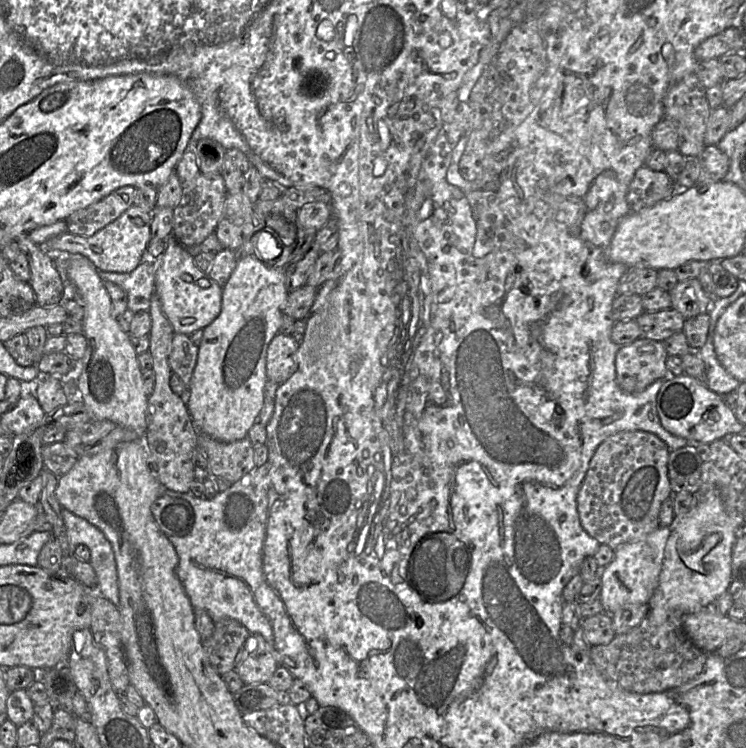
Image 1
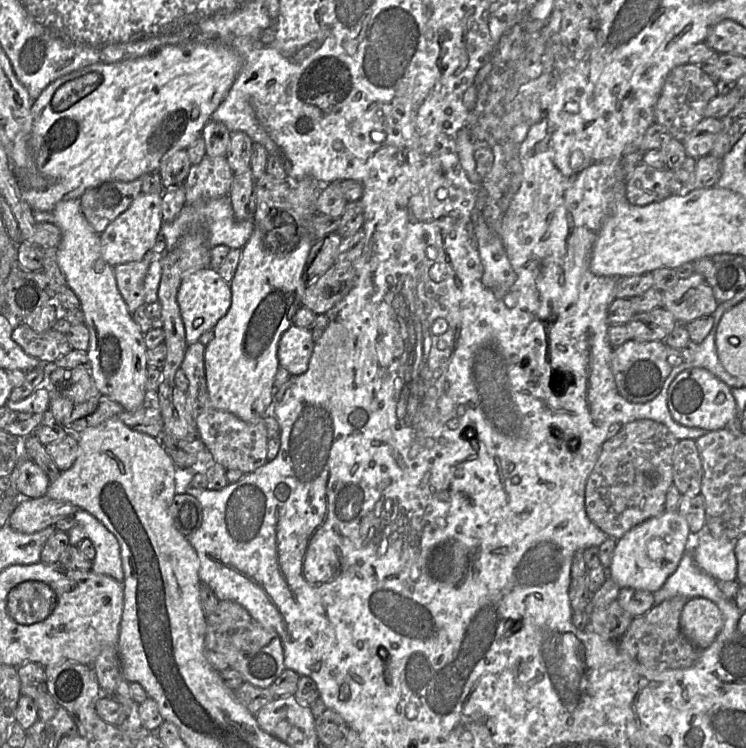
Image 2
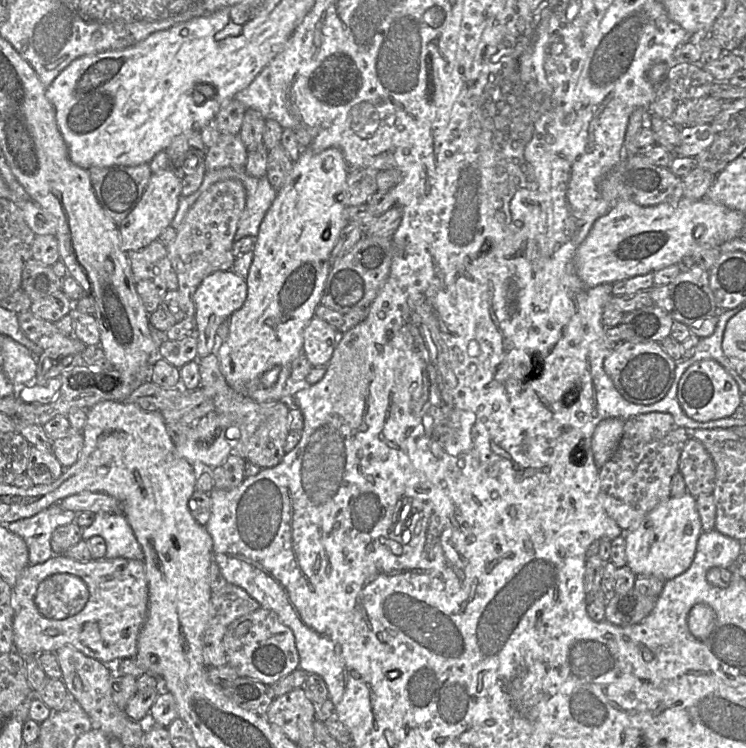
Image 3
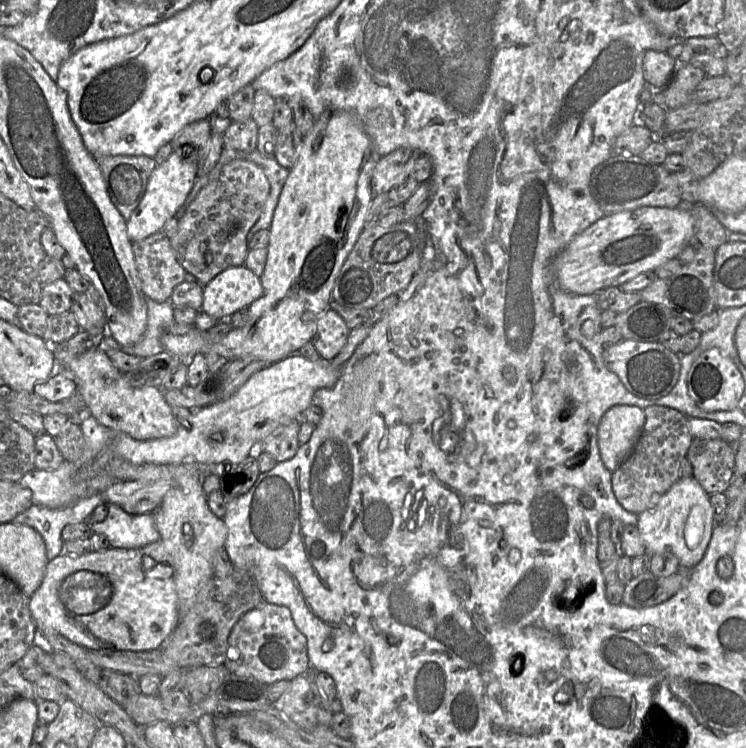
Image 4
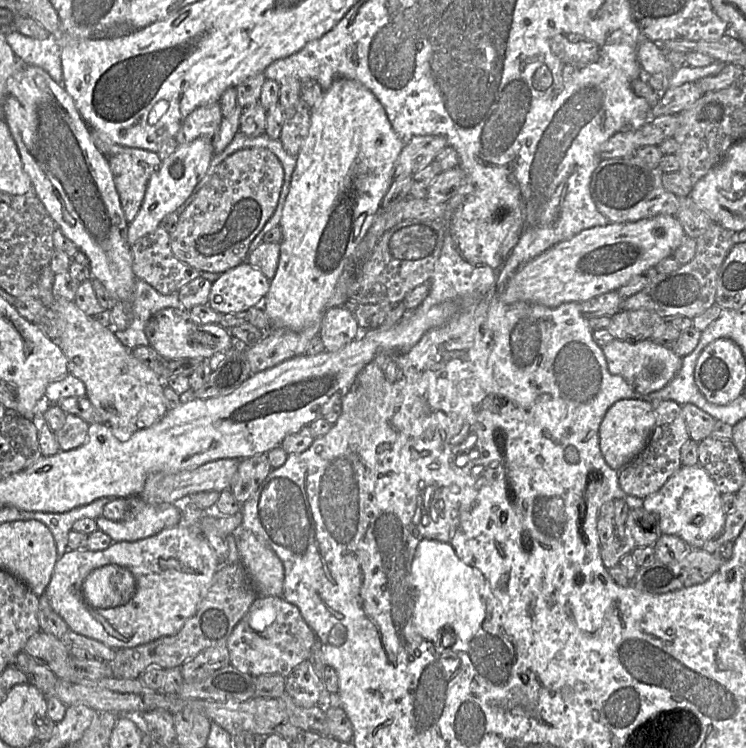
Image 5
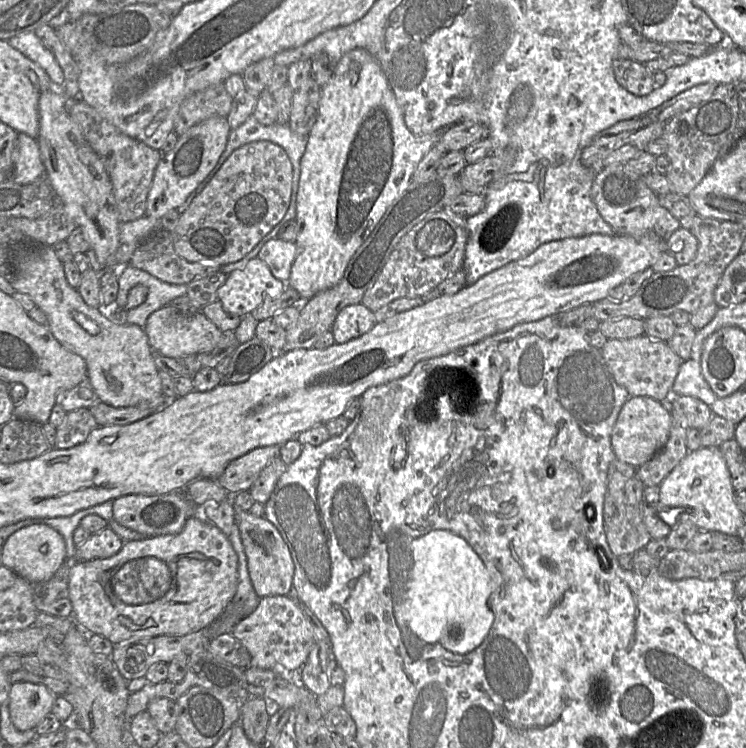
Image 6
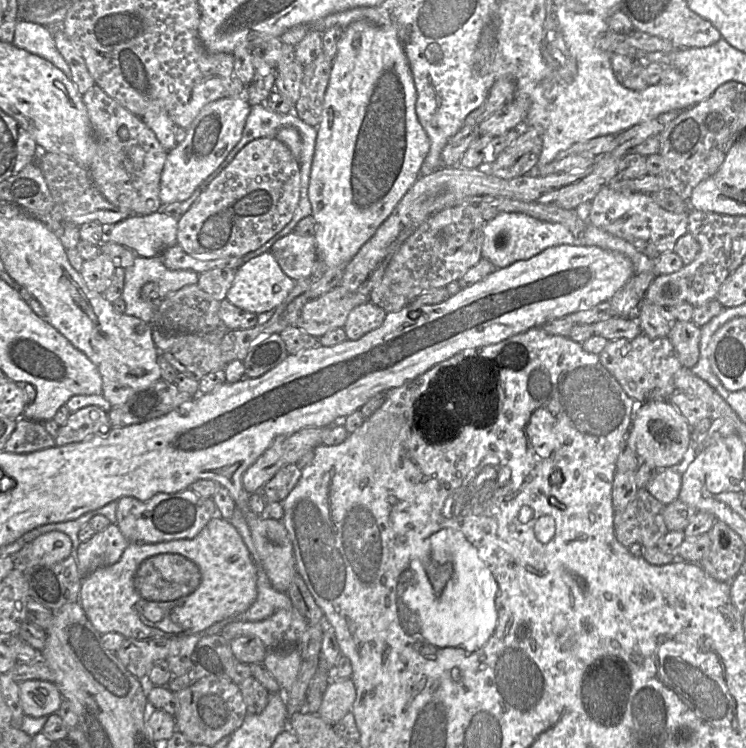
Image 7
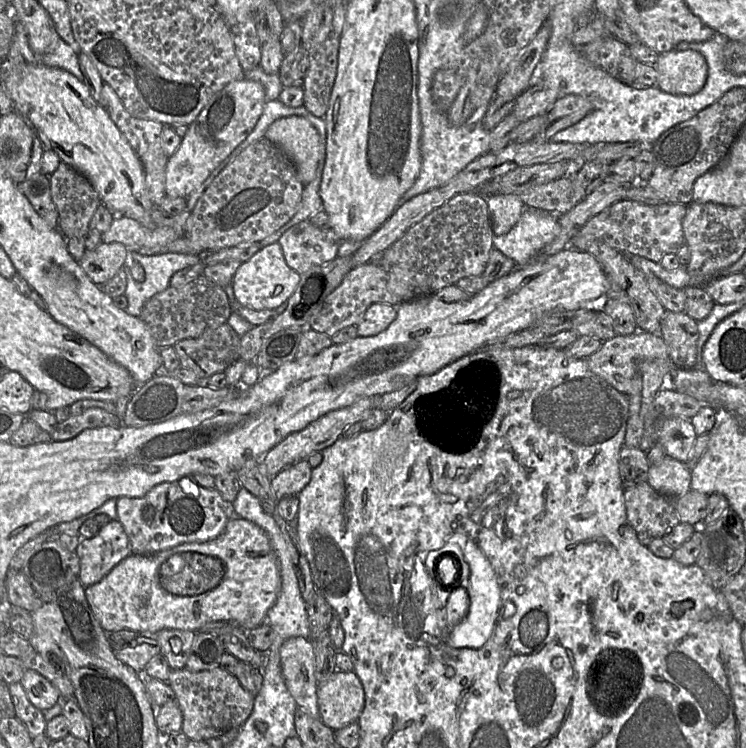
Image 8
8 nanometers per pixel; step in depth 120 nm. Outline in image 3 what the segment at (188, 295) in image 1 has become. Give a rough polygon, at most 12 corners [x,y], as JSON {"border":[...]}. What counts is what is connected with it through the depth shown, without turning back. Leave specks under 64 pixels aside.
{"border":[[205,277],[193,297],[197,354],[212,353],[218,327],[241,308],[246,279]]}

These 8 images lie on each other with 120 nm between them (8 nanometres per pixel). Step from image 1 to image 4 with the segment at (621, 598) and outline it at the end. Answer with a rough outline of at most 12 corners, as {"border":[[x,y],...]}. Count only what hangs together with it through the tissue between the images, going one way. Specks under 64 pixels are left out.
{"border":[[679,478],[636,526],[646,553],[701,561],[716,525],[710,495]]}

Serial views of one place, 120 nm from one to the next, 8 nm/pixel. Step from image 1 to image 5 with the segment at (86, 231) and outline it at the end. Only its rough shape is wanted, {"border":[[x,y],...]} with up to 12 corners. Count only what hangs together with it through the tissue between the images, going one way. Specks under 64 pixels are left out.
{"border":[[90,129],[110,165],[125,218],[140,209],[158,153]]}

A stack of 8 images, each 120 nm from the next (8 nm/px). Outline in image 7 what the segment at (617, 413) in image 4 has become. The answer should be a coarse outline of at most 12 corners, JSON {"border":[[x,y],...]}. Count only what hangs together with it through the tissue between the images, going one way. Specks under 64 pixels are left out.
{"border":[[648,400],[627,434],[640,462],[676,467],[691,426],[668,400]]}

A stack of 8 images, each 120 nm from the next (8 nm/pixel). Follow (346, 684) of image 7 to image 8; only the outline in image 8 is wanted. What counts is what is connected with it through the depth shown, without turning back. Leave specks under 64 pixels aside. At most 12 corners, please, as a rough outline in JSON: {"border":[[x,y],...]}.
{"border":[[354,671],[318,685],[321,721],[333,731],[357,722],[365,705]]}

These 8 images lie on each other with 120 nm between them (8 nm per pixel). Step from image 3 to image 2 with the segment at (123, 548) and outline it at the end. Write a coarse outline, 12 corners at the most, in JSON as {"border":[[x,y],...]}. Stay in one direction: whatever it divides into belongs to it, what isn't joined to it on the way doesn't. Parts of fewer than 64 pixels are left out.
{"border":[[79,509],[67,532],[69,544],[94,544],[92,571],[123,581],[117,538]]}

